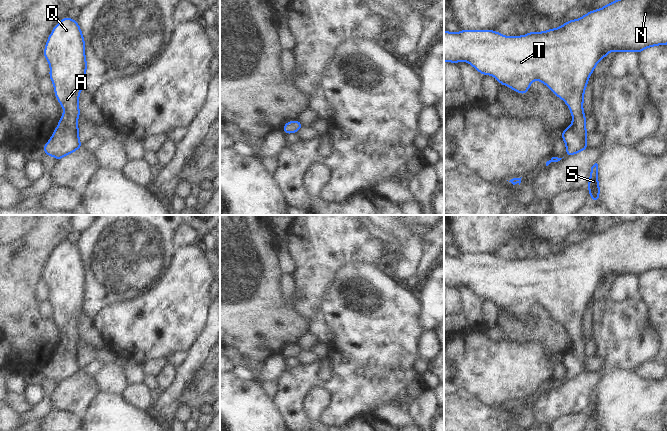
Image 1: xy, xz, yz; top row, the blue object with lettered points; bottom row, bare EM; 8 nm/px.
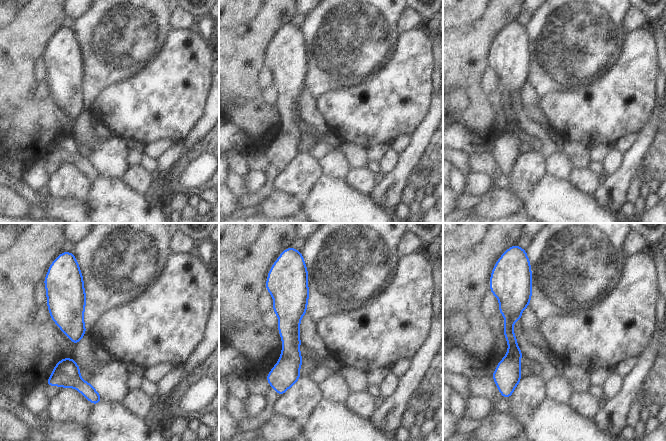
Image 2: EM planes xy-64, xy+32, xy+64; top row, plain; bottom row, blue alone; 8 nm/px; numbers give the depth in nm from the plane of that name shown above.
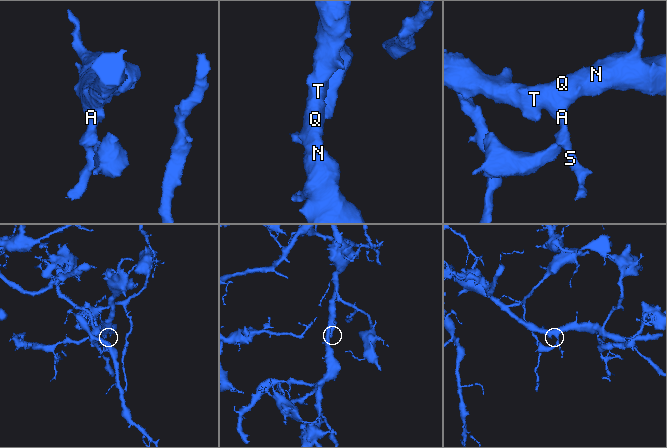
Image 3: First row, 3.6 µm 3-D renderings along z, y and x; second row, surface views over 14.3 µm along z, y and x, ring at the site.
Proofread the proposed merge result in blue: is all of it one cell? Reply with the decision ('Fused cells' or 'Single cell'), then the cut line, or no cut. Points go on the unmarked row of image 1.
Single cell. No split

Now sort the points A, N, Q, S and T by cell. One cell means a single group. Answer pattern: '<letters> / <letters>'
A N Q S T

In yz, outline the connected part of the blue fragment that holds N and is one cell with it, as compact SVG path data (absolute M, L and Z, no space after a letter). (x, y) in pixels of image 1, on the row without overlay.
M642 215L634 222L619 222L614 226L611 226L599 234L591 234L589 237L585 238L577 244L568 244L559 252L553 252L544 256L531 255L529 258L523 260L512 260L508 261L500 258L494 254L460 254L459 257L451 257L449 255L444 255L444 286L459 287L461 285L466 285L471 288L478 296L482 299L492 299L494 300L500 309L507 309L512 314L524 319L528 316L531 306L534 304L539 304L544 307L557 321L561 322L569 331L573 346L571 349L563 354L561 362L566 367L566 378L565 380L572 380L578 376L590 373L586 367L586 360L588 356L586 355L586 340L583 337L583 325L584 325L584 315L586 313L589 300L594 296L597 287L605 282L610 275L615 276L636 276L640 277L646 272L665 269L667 268L667 215Z

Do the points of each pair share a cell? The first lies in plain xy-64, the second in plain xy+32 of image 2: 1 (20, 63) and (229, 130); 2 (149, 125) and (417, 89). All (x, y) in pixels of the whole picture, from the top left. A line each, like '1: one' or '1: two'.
1: two
2: one

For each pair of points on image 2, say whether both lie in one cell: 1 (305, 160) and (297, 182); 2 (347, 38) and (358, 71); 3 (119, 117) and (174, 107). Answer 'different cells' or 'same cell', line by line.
1: same cell
2: same cell
3: same cell

